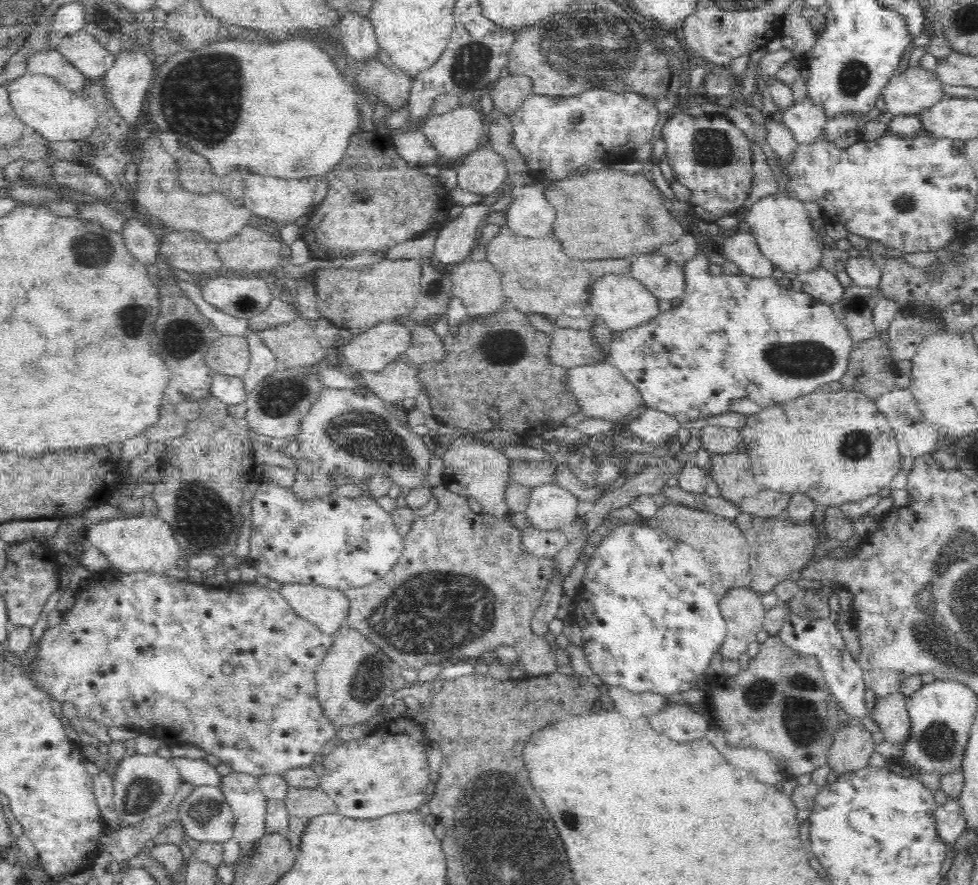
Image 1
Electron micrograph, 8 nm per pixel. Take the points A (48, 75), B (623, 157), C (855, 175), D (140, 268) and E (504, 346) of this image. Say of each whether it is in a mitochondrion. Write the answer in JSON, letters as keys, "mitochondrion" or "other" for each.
{"A":"other","B":"other","C":"other","D":"other","E":"mitochondrion"}

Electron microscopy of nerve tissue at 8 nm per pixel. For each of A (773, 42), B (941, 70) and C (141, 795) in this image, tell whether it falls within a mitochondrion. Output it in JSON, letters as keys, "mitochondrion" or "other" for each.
{"A":"other","B":"other","C":"mitochondrion"}

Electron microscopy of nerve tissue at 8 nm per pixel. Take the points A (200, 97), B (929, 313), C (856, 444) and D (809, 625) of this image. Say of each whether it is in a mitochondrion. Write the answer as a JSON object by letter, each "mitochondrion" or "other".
{"A":"mitochondrion","B":"mitochondrion","C":"mitochondrion","D":"other"}

